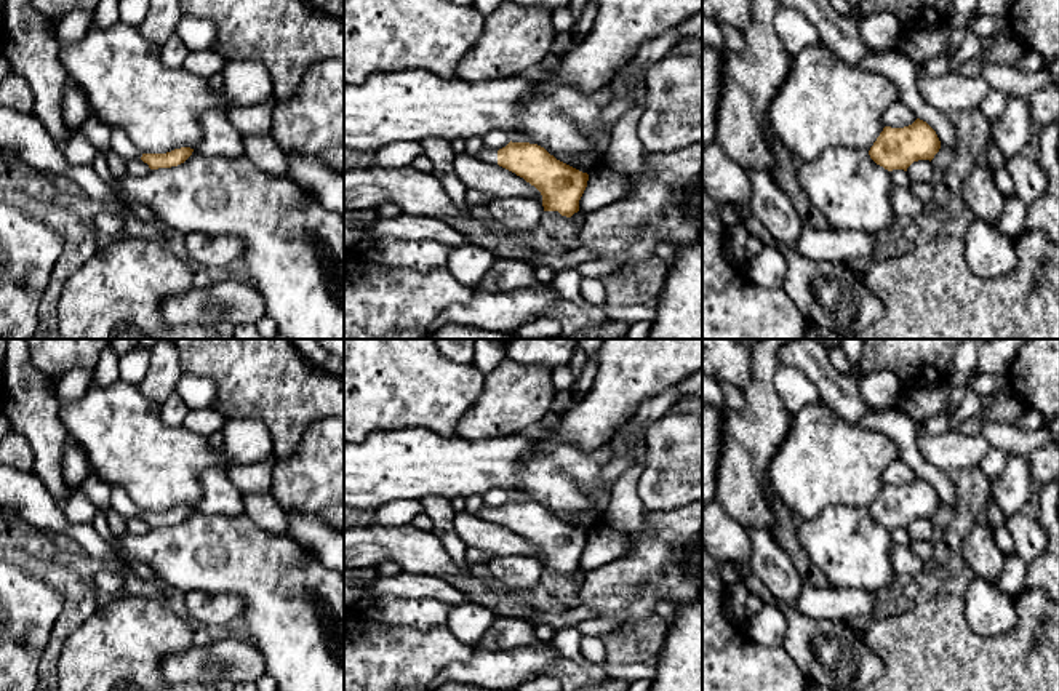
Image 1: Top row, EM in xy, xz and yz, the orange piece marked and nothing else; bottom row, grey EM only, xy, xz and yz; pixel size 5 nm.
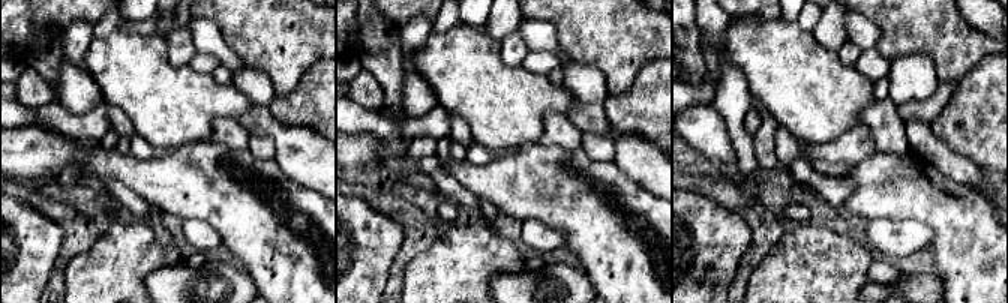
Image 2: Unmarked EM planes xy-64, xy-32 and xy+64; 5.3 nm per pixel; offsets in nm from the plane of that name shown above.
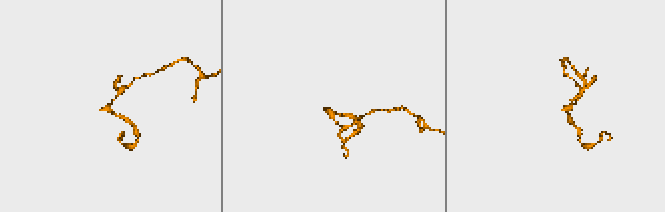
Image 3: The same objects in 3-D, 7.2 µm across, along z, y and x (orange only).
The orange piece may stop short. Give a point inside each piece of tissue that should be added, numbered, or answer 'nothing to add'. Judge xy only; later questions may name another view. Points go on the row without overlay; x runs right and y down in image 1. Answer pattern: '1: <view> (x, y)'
1: xy (120, 503)

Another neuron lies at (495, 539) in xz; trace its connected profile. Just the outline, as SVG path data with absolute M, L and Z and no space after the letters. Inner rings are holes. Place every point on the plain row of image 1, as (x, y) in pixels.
M469 512L456 513L454 529L467 547L475 547L488 555L486 563L496 557L526 555L542 563L541 550L515 531Z

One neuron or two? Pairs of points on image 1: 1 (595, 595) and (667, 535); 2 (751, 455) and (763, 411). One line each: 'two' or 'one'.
1: one
2: one

